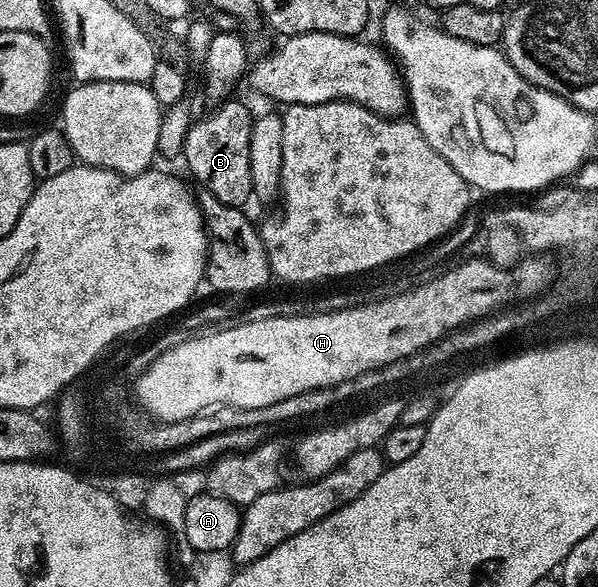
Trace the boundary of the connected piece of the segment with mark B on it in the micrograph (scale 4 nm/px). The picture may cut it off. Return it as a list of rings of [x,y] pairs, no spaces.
[[[225,99],[217,103],[216,108],[209,116],[204,116],[201,120],[193,119],[185,136],[182,160],[188,163],[188,168],[192,171],[192,176],[201,185],[203,191],[214,194],[218,202],[233,206],[247,205],[247,200],[253,199],[252,183],[250,182],[250,130],[254,119],[254,112],[251,112],[240,100]]]

